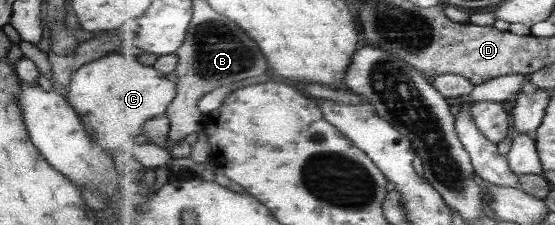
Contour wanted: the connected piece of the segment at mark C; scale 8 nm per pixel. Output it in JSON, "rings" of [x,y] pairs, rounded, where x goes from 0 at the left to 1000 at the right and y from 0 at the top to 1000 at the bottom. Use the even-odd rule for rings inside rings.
{"rings":[[[218,222],[141,298],[126,338],[121,413],[123,467],[146,516],[153,560],[168,569],[168,587],[177,596],[166,613],[169,636],[204,698],[213,698],[214,653],[243,640],[243,613],[258,596],[267,533],[297,511],[297,489],[321,413],[319,382],[305,364],[295,320],[279,293],[261,293],[245,240],[214,249],[214,231]]]}

